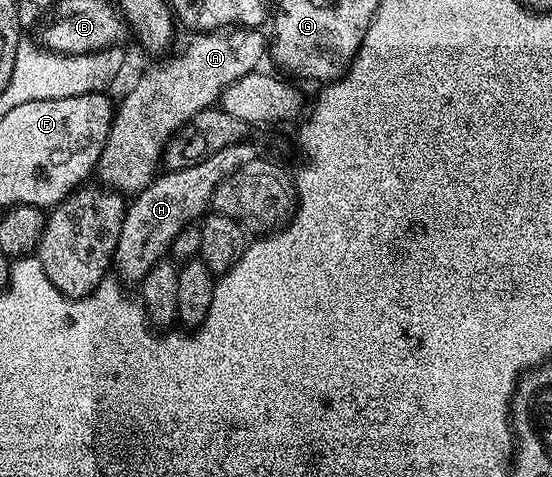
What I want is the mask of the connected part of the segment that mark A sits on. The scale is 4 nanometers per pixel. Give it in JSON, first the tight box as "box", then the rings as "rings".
{"box":[96,26,268,194],"rings":[[[231,26],[216,32],[195,32],[189,37],[191,40],[175,56],[167,55],[162,58],[167,60],[162,60],[159,64],[151,63],[140,78],[140,82],[121,97],[122,101],[120,99],[117,101],[108,142],[98,159],[96,176],[102,179],[99,181],[105,187],[113,188],[115,192],[123,194],[143,192],[159,171],[162,151],[174,134],[205,108],[215,107],[224,89],[232,82],[244,78],[261,65],[258,63],[261,62],[262,56],[264,60],[268,52],[268,40],[267,37],[262,37],[262,34],[257,28],[241,26]]]}

